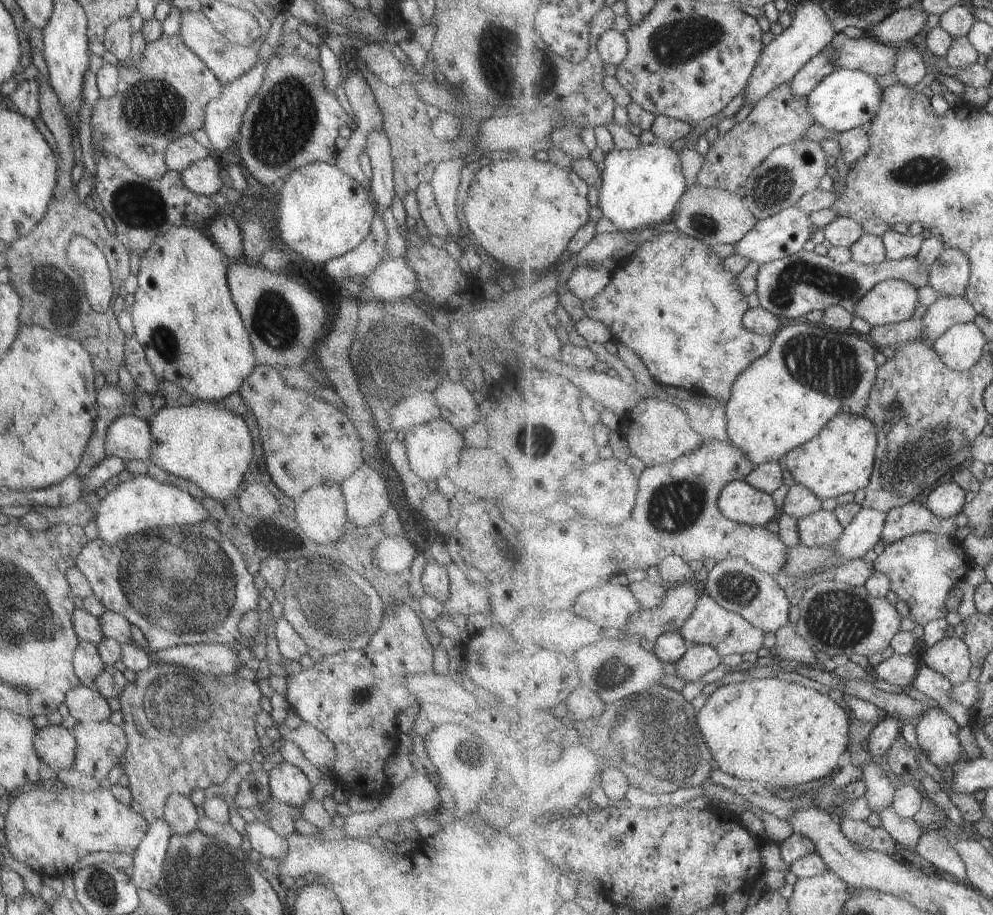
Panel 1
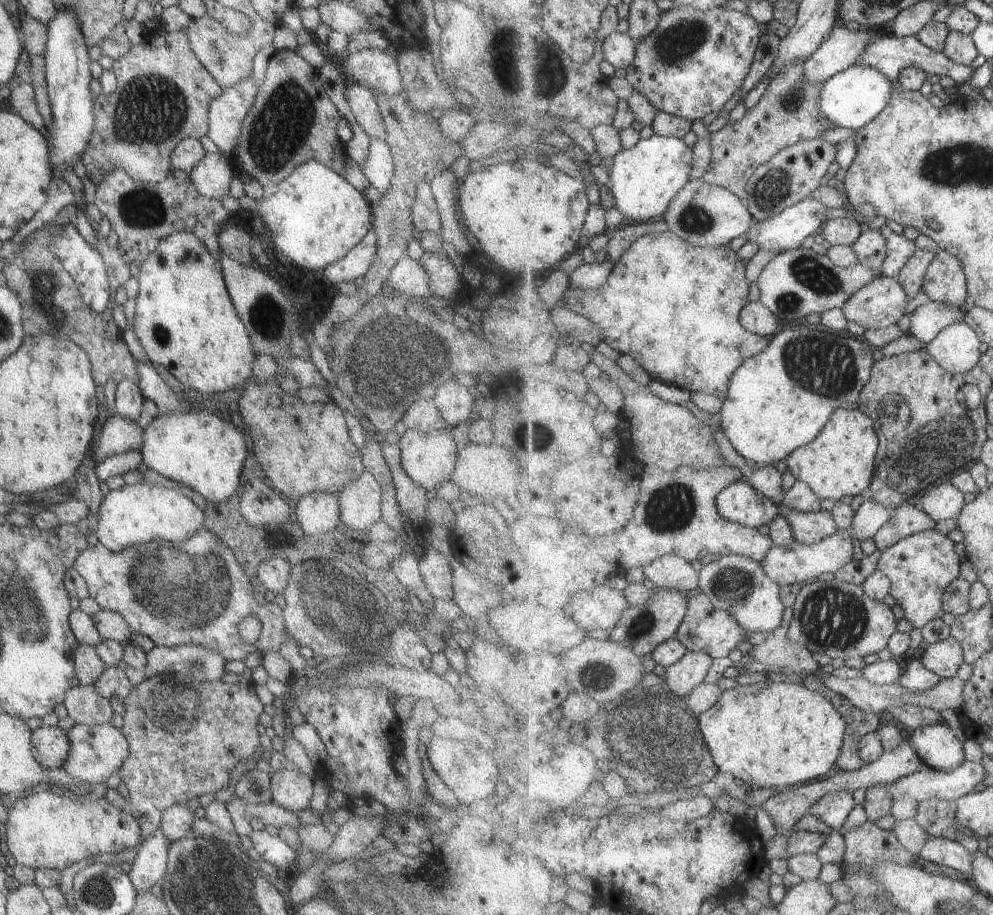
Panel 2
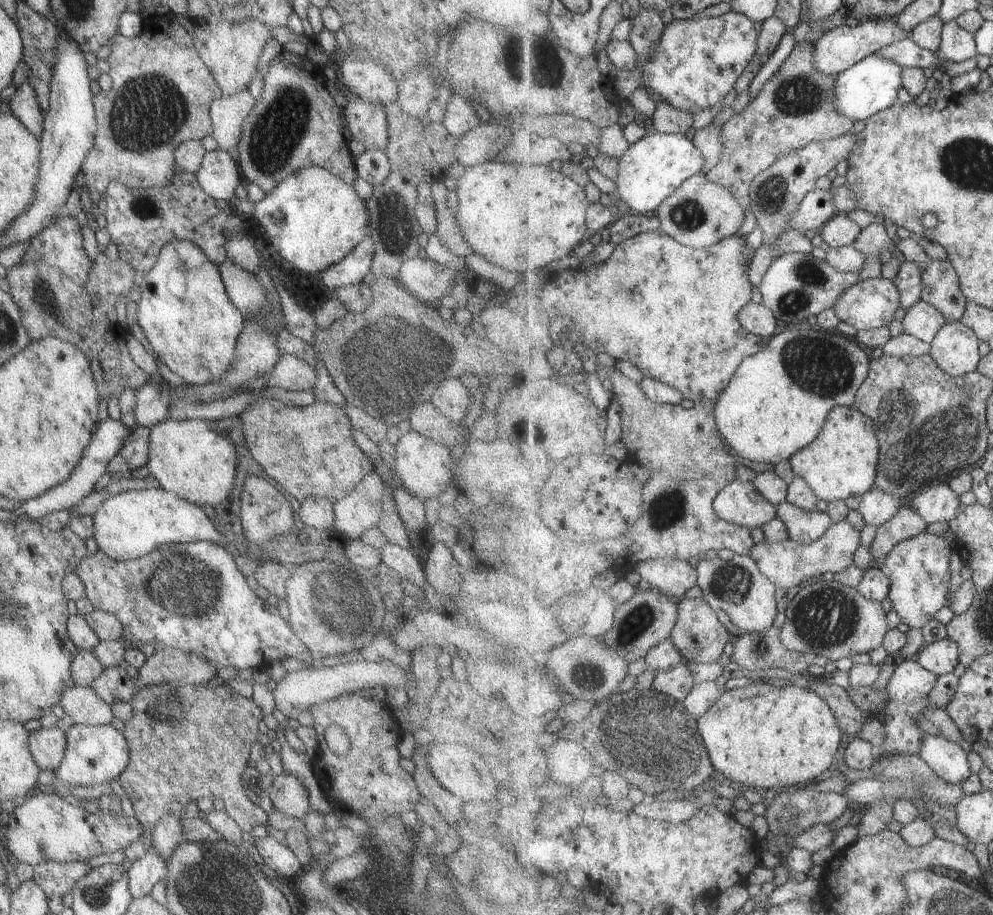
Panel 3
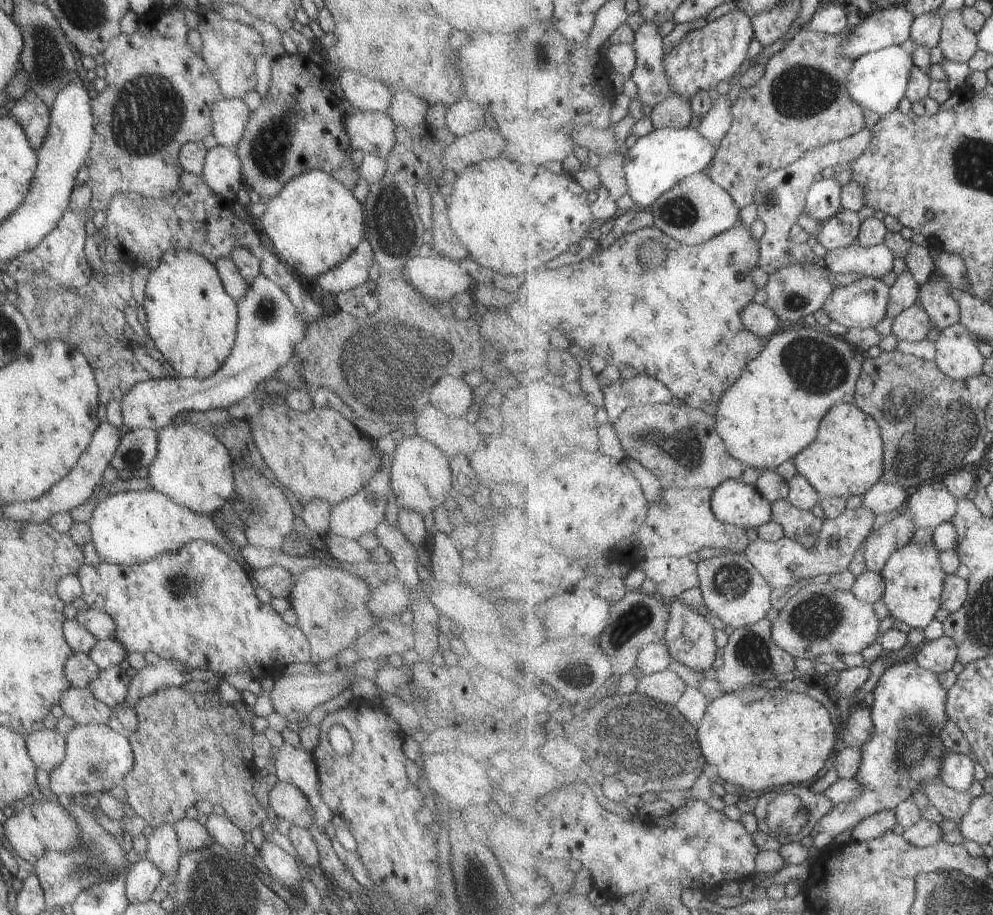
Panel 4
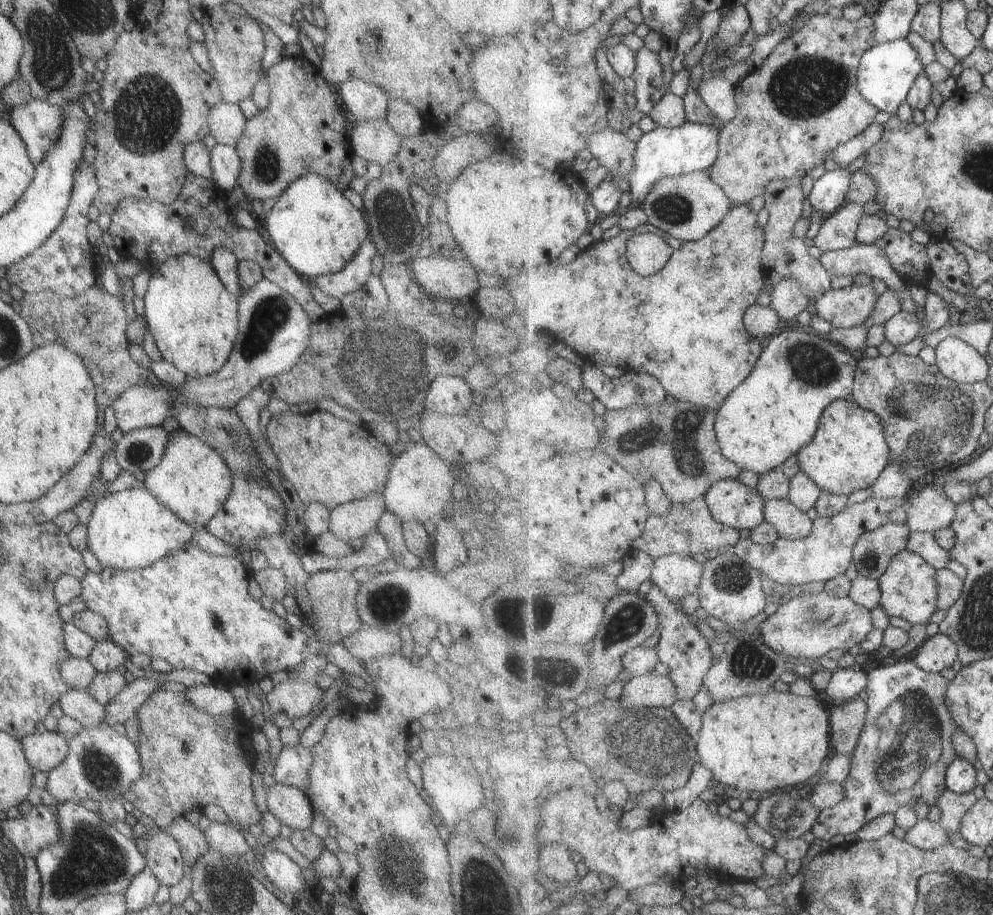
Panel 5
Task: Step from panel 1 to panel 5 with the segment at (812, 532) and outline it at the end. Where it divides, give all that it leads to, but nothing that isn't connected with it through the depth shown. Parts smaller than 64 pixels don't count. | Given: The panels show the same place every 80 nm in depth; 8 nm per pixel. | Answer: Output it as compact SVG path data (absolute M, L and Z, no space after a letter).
M769 499L764 504L765 520L771 523L780 537L802 539L809 536L814 521L789 499Z

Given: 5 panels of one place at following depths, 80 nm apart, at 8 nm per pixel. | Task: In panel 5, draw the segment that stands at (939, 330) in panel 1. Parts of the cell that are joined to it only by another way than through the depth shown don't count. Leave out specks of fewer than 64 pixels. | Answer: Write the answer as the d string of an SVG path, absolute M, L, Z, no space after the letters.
M901 309L901 312L886 322L884 330L885 340L897 347L915 340L923 333L922 320L916 314Z

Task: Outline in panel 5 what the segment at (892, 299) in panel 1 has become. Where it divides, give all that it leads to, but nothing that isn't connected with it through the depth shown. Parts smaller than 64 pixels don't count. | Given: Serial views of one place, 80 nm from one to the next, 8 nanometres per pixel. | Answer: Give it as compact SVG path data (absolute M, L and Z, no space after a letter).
M853 285L843 289L831 289L821 298L817 298L814 306L817 316L829 322L835 329L848 329L856 326L863 326L876 307L877 299L875 290L871 285Z

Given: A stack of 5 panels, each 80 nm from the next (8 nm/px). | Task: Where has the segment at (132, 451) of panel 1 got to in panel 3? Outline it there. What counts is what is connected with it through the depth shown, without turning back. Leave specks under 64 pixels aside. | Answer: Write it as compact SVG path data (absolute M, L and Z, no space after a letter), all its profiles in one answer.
M107 417L106 420L99 422L88 446L85 447L81 458L73 467L72 473L63 482L52 486L43 494L19 502L18 507L14 510L17 520L36 521L39 517L43 517L44 514L53 511L67 511L78 502L81 502L87 494L94 491L95 479L104 473L107 462L121 450L123 442L129 438L129 434L131 434L131 430L127 426L123 426L119 420L111 420L111 418Z

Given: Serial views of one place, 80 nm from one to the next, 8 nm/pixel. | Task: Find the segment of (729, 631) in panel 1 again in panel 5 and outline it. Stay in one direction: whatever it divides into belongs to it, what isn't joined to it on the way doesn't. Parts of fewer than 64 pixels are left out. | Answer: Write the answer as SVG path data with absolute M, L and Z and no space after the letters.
M651 584L645 597L657 608L661 616L661 637L657 645L660 662L670 669L667 676L676 684L679 700L691 701L699 694L705 675L713 666L713 656L709 649L711 642L697 630L697 626L690 619L691 616L675 610L672 600L657 584Z

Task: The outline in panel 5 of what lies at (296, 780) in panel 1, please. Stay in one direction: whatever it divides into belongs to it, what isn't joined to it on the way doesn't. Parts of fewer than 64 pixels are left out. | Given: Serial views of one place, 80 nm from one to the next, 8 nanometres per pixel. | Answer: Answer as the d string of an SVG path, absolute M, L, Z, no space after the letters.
M273 783L266 788L267 810L290 831L307 829L313 810L305 792L295 785Z

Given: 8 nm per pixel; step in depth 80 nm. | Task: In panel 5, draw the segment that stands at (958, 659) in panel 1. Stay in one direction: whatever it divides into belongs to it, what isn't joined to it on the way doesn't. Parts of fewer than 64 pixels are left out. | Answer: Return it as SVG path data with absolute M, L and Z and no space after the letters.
M940 632L935 636L927 637L914 657L917 666L934 673L943 672L945 668L953 666L957 659L957 643Z

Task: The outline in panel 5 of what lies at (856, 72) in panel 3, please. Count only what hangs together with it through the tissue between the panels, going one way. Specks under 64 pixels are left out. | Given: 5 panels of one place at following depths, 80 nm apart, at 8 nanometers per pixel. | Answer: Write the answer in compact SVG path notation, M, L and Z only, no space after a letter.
M906 37L898 38L897 40L875 44L864 54L864 57L860 60L859 88L864 97L882 112L883 117L892 116L897 114L899 106L907 100L908 92L924 72L925 66L919 58L919 52L915 50L915 46Z

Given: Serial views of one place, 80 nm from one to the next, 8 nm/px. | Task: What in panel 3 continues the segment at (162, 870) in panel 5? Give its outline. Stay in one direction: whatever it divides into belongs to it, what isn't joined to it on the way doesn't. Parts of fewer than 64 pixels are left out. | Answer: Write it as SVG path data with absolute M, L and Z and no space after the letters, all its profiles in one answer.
M165 814L153 828L151 832L151 844L157 852L159 858L167 861L171 856L173 848L181 842L183 834L181 834L181 819L175 814Z

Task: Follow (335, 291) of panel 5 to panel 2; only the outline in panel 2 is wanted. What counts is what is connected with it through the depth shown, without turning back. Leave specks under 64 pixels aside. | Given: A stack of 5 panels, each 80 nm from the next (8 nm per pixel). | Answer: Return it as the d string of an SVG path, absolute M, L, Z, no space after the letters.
M370 227L369 232L356 246L353 246L352 250L321 270L323 278L335 286L341 282L353 283L353 280L365 274L373 263L376 246L377 236L375 236L375 230Z

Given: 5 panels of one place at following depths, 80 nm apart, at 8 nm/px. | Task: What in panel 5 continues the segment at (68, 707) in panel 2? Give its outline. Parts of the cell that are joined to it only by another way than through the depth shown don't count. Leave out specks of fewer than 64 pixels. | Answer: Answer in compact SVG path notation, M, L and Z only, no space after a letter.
M66 689L58 698L62 714L77 720L83 727L93 727L102 722L103 705L95 702L86 689Z

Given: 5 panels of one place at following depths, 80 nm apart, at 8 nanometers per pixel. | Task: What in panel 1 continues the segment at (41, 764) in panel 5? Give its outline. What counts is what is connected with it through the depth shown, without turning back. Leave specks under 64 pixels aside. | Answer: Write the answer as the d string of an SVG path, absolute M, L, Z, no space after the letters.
M46 725L37 729L32 738L37 758L55 771L69 769L74 756L74 738L70 729Z

